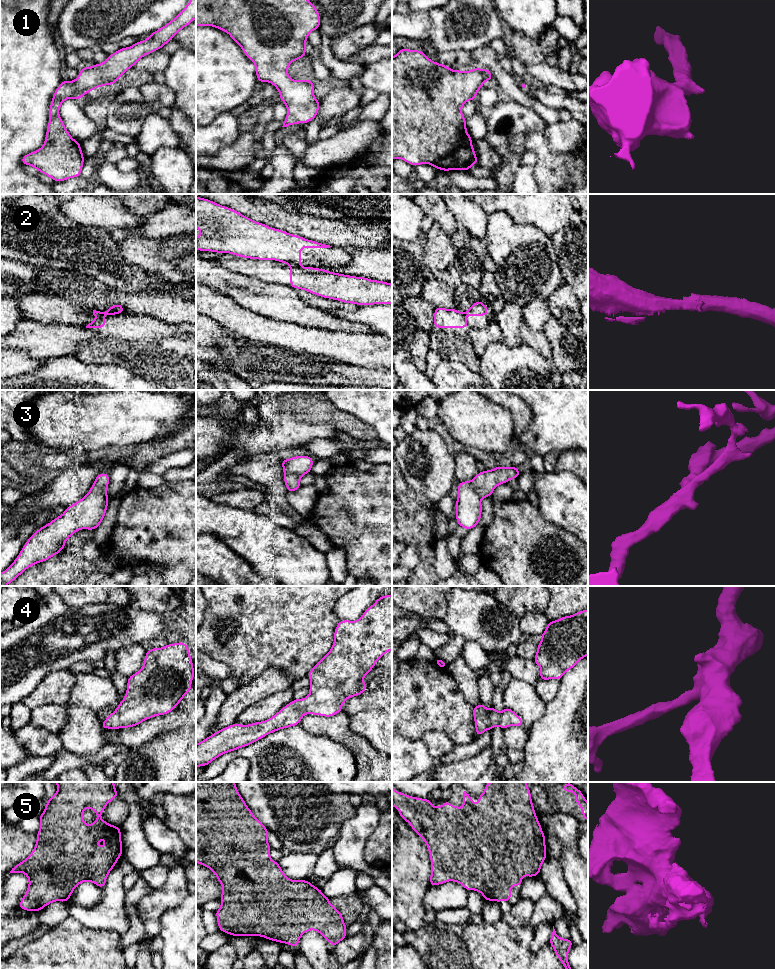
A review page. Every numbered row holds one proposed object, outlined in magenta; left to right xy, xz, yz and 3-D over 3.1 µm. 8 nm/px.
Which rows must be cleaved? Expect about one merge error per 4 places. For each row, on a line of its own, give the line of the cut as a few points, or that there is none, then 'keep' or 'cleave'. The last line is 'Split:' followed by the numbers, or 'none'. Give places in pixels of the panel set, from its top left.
1: no cut; keep
2: cut in xz along (290, 264), (300, 266); cleave
3: no cut; keep
4: no cut; keep
5: no cut; keep
Split: 2

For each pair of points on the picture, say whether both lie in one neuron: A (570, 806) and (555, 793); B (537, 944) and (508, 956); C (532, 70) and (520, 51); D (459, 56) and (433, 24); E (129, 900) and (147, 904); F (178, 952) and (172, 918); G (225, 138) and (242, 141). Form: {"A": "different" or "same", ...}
{"A": "same", "B": "different", "C": "different", "D": "different", "E": "different", "F": "same", "G": "different"}

